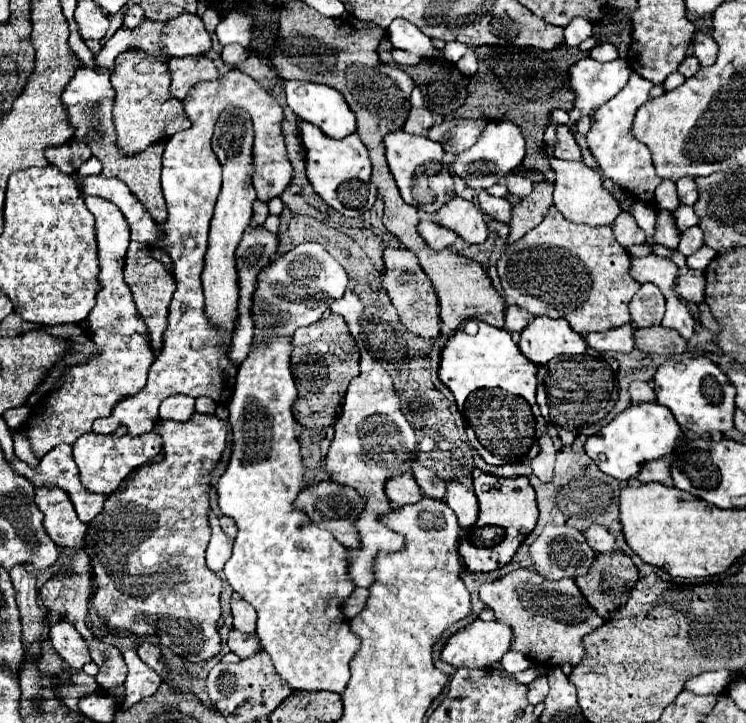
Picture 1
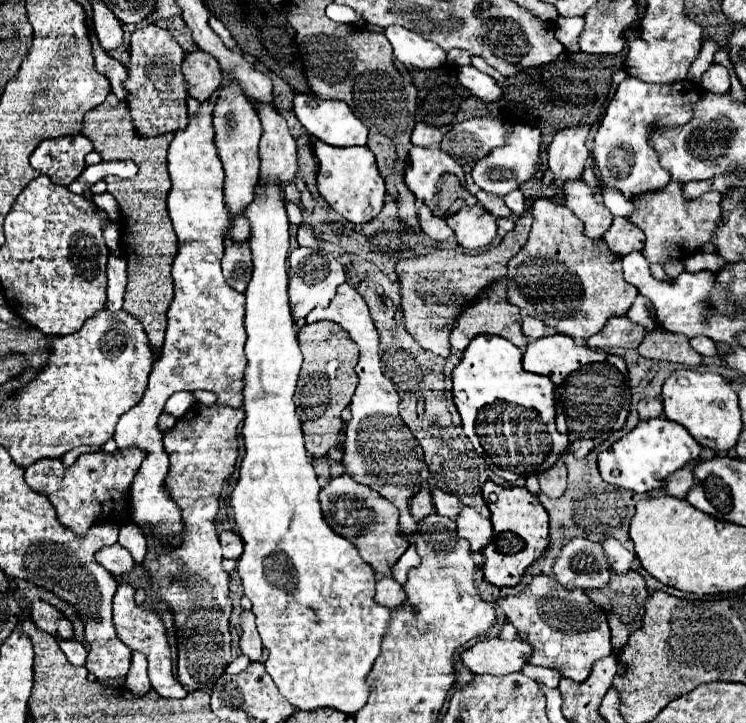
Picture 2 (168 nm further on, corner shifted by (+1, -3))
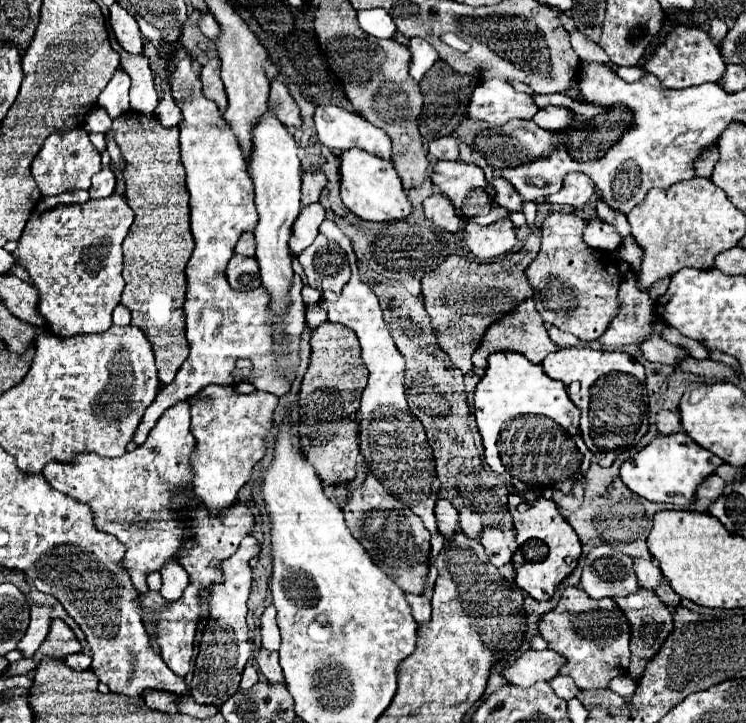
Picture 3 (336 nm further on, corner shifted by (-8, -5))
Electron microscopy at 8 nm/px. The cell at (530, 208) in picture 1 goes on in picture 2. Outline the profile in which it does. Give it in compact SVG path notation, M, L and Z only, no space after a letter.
M526 211L516 219L516 227L514 231L506 233L502 243L498 247L486 249L484 253L476 253L476 255L466 255L466 253L458 253L458 251L438 251L432 255L422 255L422 257L412 257L412 259L400 259L396 261L396 275L400 281L400 305L404 311L404 327L406 331L428 351L448 357L450 355L450 341L448 335L452 331L454 319L460 313L460 309L464 309L466 305L470 305L492 281L498 281L506 275L506 265L508 261L522 249L522 245L528 239L530 233L530 225L532 225L532 213Z

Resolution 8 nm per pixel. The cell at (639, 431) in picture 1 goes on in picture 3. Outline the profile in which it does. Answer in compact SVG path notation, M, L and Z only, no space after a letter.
M673 433L673 435L659 435L653 439L643 451L639 451L631 461L625 461L621 467L621 479L623 483L637 493L639 497L653 501L653 503L675 503L675 505L693 505L695 503L695 491L697 487L715 473L715 469L723 461L713 455L711 451L705 451L689 435L685 433Z

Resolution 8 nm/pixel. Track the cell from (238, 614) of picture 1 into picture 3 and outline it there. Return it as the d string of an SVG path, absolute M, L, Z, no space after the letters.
M261 649L257 655L257 663L261 673L267 677L269 683L283 683L285 677L281 675L281 665L279 665L279 653Z

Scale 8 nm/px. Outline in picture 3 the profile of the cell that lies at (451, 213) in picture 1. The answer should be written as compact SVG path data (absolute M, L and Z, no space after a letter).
M499 219L497 223L491 223L487 227L467 223L463 235L469 251L481 261L491 261L499 255L505 255L517 243L511 219Z

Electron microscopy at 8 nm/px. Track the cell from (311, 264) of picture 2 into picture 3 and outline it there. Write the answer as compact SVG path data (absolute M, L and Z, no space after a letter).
M321 233L307 249L301 251L299 263L303 267L305 277L309 279L309 285L321 291L331 289L339 293L351 277L345 251L333 239L327 239Z

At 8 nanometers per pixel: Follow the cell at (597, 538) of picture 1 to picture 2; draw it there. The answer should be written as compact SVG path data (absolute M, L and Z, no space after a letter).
M608 537L608 539L604 539L600 545L602 545L602 549L604 549L604 555L608 557L608 563L612 565L612 569L614 569L616 573L624 573L624 571L630 571L630 569L632 569L634 553L628 551L626 547L622 547L620 541Z

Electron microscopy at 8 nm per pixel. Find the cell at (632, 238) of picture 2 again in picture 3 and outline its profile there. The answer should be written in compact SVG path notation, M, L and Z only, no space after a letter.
M627 237L627 239L623 241L623 245L619 247L619 255L631 265L631 269L633 269L635 273L639 271L641 259L643 259L643 251L641 251L641 247L635 243L633 237Z

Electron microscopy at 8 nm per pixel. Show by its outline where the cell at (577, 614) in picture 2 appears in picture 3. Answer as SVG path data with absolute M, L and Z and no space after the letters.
M567 587L559 605L551 613L541 617L539 633L549 643L549 649L557 651L559 655L563 655L567 659L561 673L573 677L573 681L577 683L579 689L605 689L605 687L609 687L611 679L625 675L629 669L631 627L629 627L629 621L625 619L625 615L621 613L621 609L617 607L617 603L613 599L601 599L601 601L589 599L589 595L585 595L585 591L581 591L577 587Z

